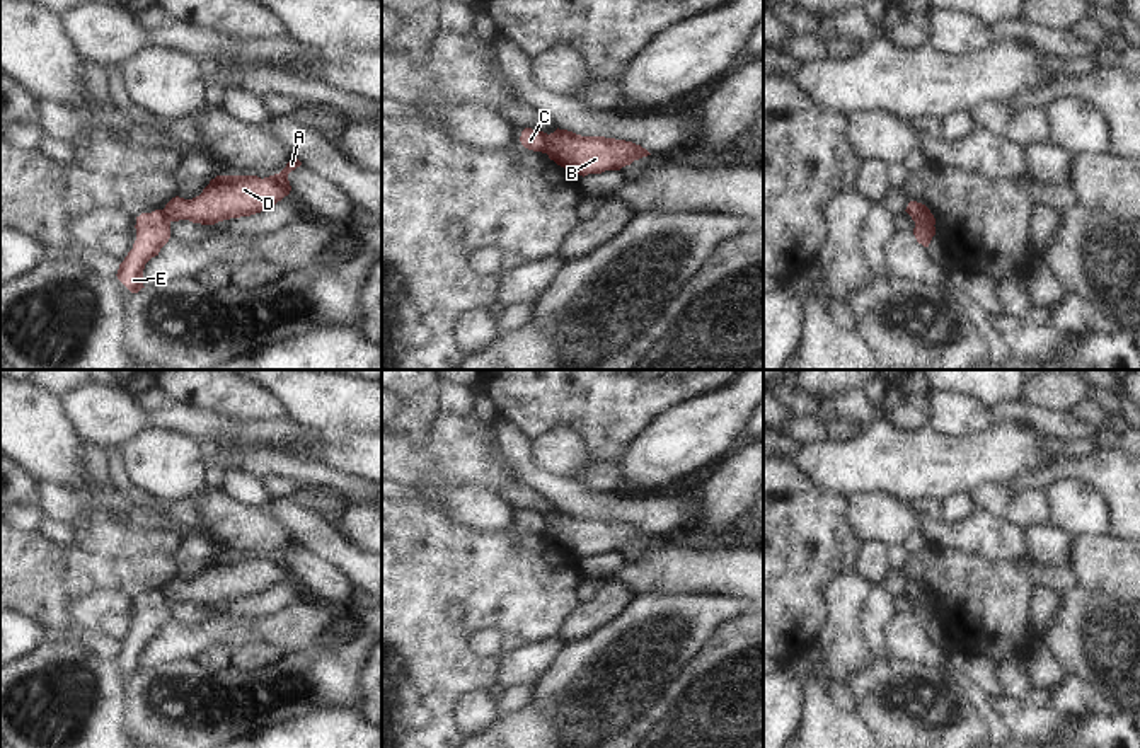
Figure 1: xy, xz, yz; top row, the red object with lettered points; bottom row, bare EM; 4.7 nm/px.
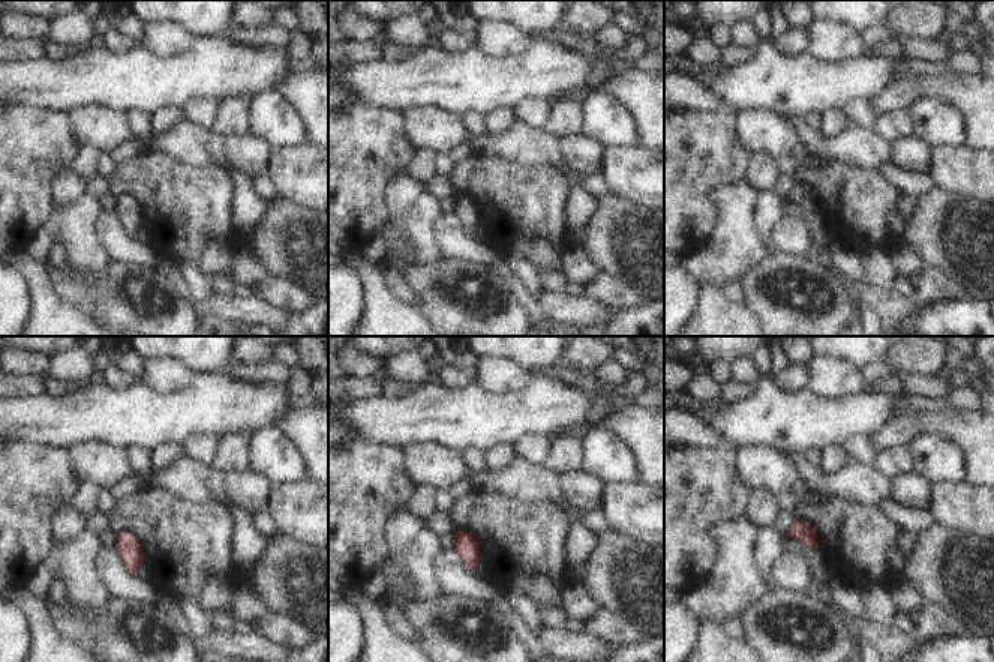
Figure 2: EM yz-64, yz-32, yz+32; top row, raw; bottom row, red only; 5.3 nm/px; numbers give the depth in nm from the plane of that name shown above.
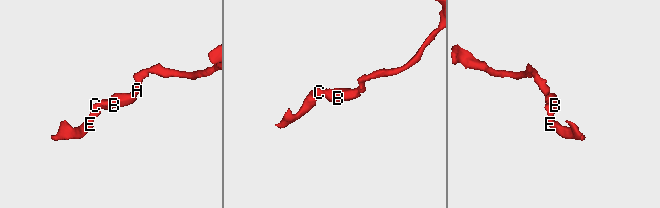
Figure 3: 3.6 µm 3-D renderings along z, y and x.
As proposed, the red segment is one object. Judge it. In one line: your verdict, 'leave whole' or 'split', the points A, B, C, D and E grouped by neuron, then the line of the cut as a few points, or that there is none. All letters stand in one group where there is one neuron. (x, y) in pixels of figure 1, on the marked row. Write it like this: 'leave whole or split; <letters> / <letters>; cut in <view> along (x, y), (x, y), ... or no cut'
split; A B D / C E; cut in yz along (912, 215), (919, 215), (932, 225)

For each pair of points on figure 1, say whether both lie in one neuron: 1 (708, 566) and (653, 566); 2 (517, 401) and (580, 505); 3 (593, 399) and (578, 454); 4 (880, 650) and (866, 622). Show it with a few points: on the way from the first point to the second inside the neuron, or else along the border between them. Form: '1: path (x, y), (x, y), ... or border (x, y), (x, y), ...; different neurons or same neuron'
1: path (694, 566), (667, 566); same neuron
2: border (505, 416), (534, 440); different neurons
3: border (542, 435), (575, 426), (595, 462); different neurons
4: path (876, 643), (871, 629); same neuron

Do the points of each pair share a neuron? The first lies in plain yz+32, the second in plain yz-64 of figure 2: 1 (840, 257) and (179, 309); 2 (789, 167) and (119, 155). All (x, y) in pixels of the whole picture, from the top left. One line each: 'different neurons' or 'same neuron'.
1: different neurons
2: different neurons

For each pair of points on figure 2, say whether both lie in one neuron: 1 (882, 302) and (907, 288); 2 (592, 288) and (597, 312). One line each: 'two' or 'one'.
1: two
2: two

